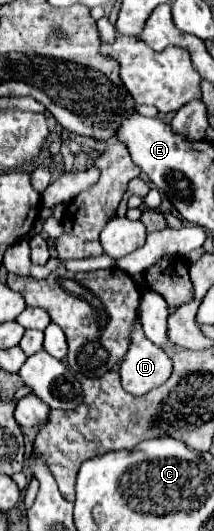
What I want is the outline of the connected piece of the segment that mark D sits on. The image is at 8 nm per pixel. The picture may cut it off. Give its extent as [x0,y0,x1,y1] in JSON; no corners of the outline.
[119,320,171,396]

